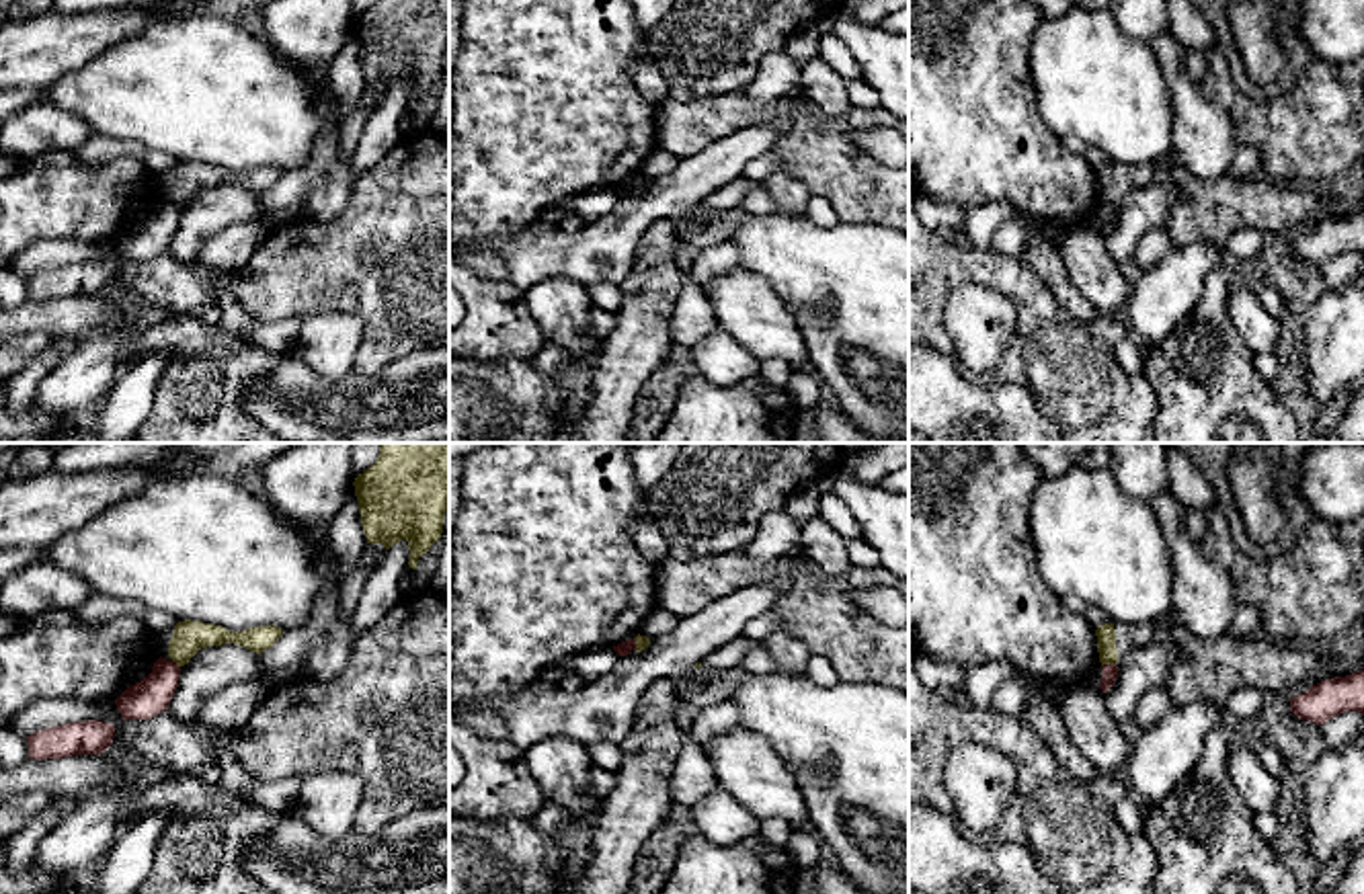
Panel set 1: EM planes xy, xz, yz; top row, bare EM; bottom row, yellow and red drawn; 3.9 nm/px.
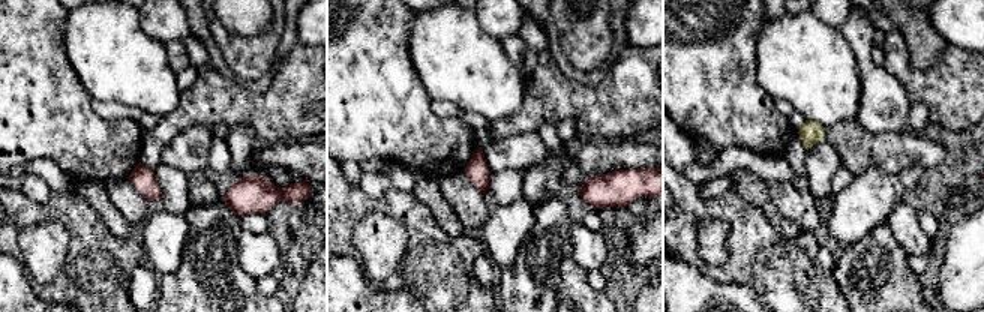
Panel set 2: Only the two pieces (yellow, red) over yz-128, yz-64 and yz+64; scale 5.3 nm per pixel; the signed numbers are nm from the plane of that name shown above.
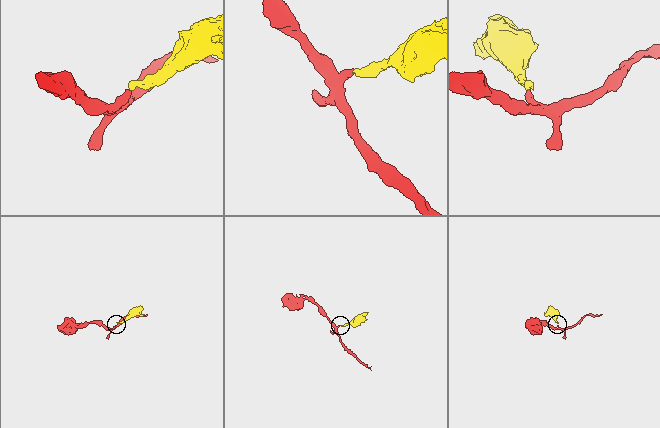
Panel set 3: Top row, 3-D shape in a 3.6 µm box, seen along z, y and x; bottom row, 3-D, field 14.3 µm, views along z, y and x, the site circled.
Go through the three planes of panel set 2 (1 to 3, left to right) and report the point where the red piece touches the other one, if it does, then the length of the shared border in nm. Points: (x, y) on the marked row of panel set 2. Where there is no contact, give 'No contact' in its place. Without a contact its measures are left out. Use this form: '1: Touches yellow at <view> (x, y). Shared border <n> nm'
1: No contact
2: No contact
3: No contact

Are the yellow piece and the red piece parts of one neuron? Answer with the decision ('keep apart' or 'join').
keep apart

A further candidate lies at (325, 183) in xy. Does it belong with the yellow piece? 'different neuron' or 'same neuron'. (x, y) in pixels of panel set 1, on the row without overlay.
different neuron

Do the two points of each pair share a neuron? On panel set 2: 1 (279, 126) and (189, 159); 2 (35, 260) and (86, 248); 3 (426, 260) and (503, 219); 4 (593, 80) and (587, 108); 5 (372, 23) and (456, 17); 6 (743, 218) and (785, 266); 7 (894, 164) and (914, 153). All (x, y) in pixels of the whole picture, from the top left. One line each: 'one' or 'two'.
1: two
2: two
3: two
4: two
5: two
6: one
7: one

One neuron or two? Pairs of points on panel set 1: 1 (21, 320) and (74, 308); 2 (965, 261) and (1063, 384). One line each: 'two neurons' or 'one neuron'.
1: one neuron
2: one neuron

